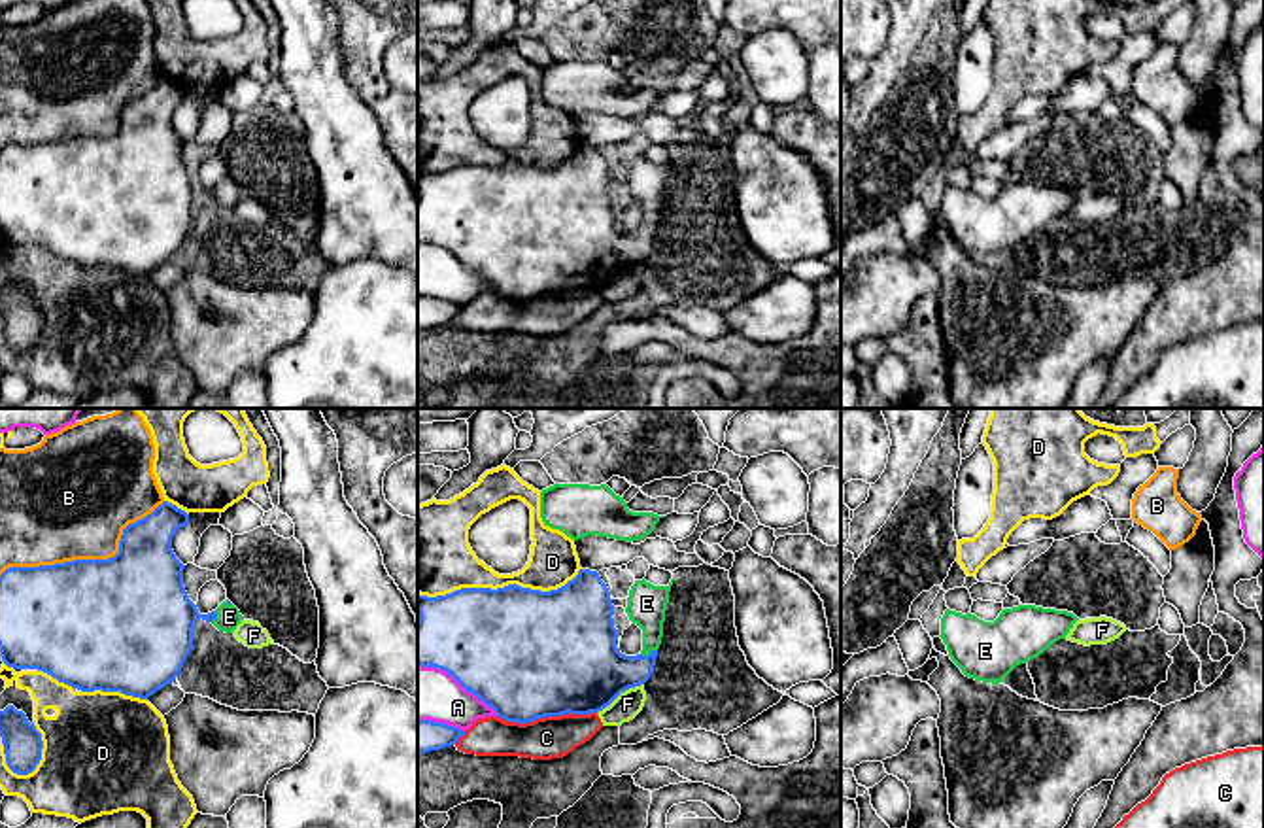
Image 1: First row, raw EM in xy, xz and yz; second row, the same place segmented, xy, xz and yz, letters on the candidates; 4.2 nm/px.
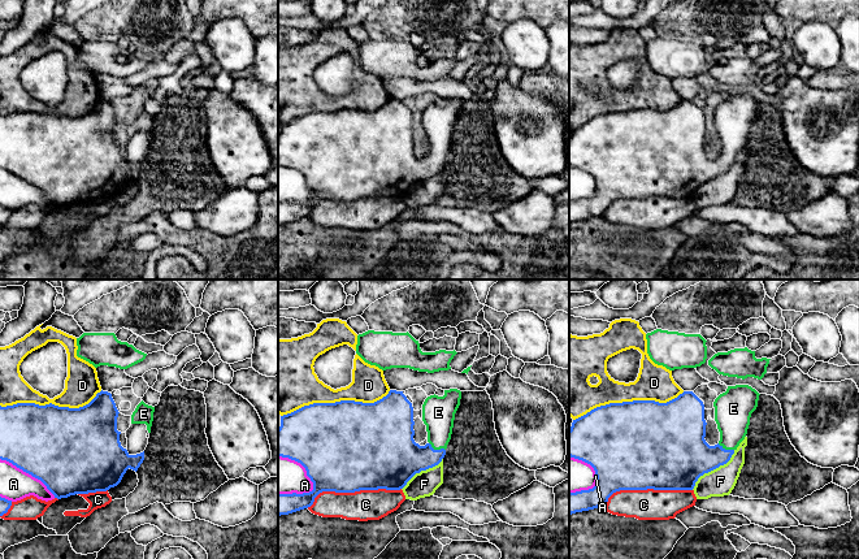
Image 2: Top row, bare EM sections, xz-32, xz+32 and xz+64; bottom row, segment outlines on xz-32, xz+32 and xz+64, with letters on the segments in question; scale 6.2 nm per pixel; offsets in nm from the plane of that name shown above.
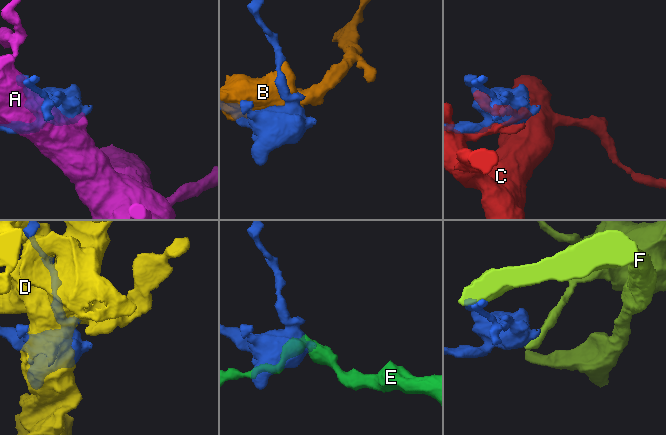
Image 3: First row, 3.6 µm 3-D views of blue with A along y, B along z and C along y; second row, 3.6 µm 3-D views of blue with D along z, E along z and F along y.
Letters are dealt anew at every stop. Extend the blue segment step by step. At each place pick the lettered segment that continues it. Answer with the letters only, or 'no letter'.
E

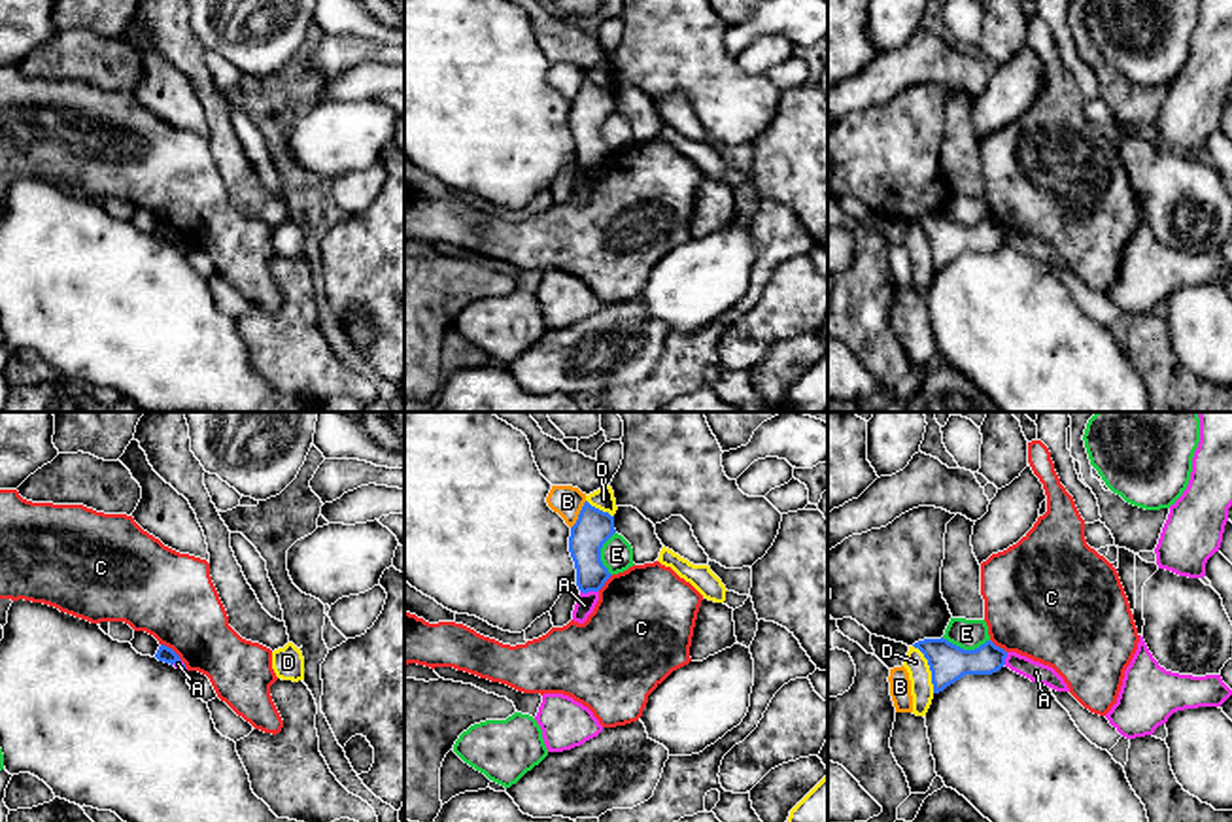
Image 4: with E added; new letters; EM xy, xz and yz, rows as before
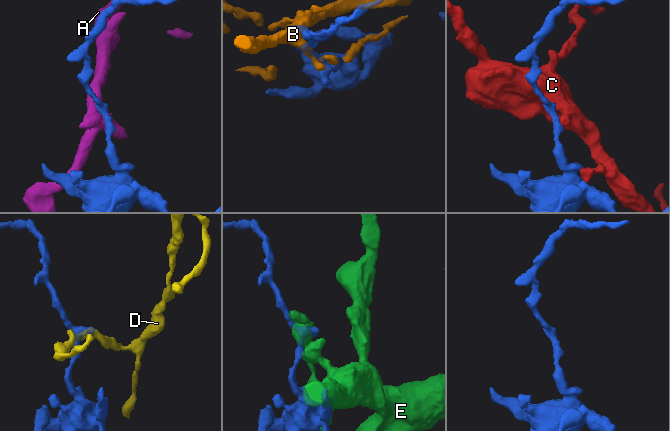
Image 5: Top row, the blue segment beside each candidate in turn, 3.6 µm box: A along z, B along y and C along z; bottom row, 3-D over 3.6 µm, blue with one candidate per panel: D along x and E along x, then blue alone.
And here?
no letter

